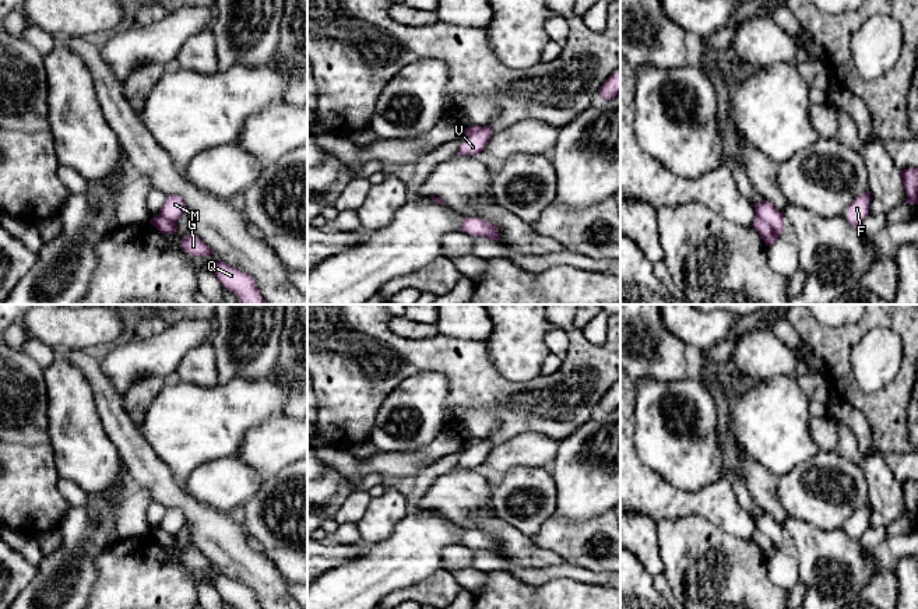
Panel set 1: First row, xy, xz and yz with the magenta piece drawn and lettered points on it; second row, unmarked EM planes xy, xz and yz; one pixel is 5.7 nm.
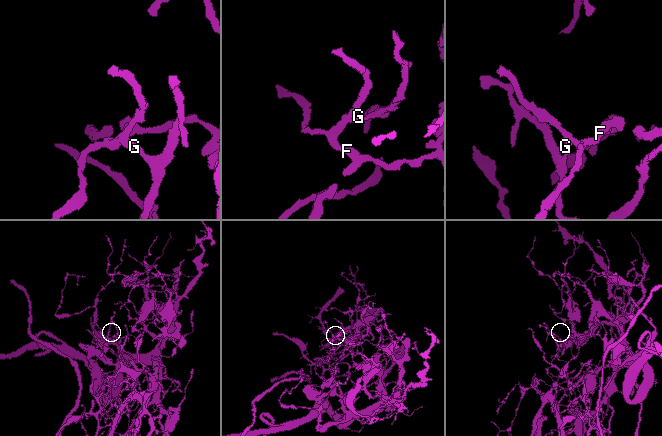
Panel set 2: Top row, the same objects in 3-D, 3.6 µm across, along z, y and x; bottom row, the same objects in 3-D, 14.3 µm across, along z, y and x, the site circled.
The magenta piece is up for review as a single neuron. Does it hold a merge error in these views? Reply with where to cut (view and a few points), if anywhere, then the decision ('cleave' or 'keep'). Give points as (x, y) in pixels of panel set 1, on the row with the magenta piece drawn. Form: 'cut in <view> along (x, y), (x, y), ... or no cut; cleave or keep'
cut in yz along (756, 215), (764, 219), (778, 235); cleave

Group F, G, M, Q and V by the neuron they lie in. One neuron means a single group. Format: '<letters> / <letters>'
F M V / G Q

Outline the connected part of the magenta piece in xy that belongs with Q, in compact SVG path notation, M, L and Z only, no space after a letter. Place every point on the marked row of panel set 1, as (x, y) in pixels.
M224 260L214 265L212 272L229 292L238 296L240 304L267 304L250 274L228 265Z

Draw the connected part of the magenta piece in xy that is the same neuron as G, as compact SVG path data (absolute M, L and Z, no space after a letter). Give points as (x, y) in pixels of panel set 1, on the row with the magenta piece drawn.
M194 232L180 240L182 249L193 256L210 256L214 253Z

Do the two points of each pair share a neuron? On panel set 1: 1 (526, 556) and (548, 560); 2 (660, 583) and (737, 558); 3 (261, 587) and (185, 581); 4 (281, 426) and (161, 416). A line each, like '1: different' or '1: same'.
1: same
2: different
3: different
4: different

